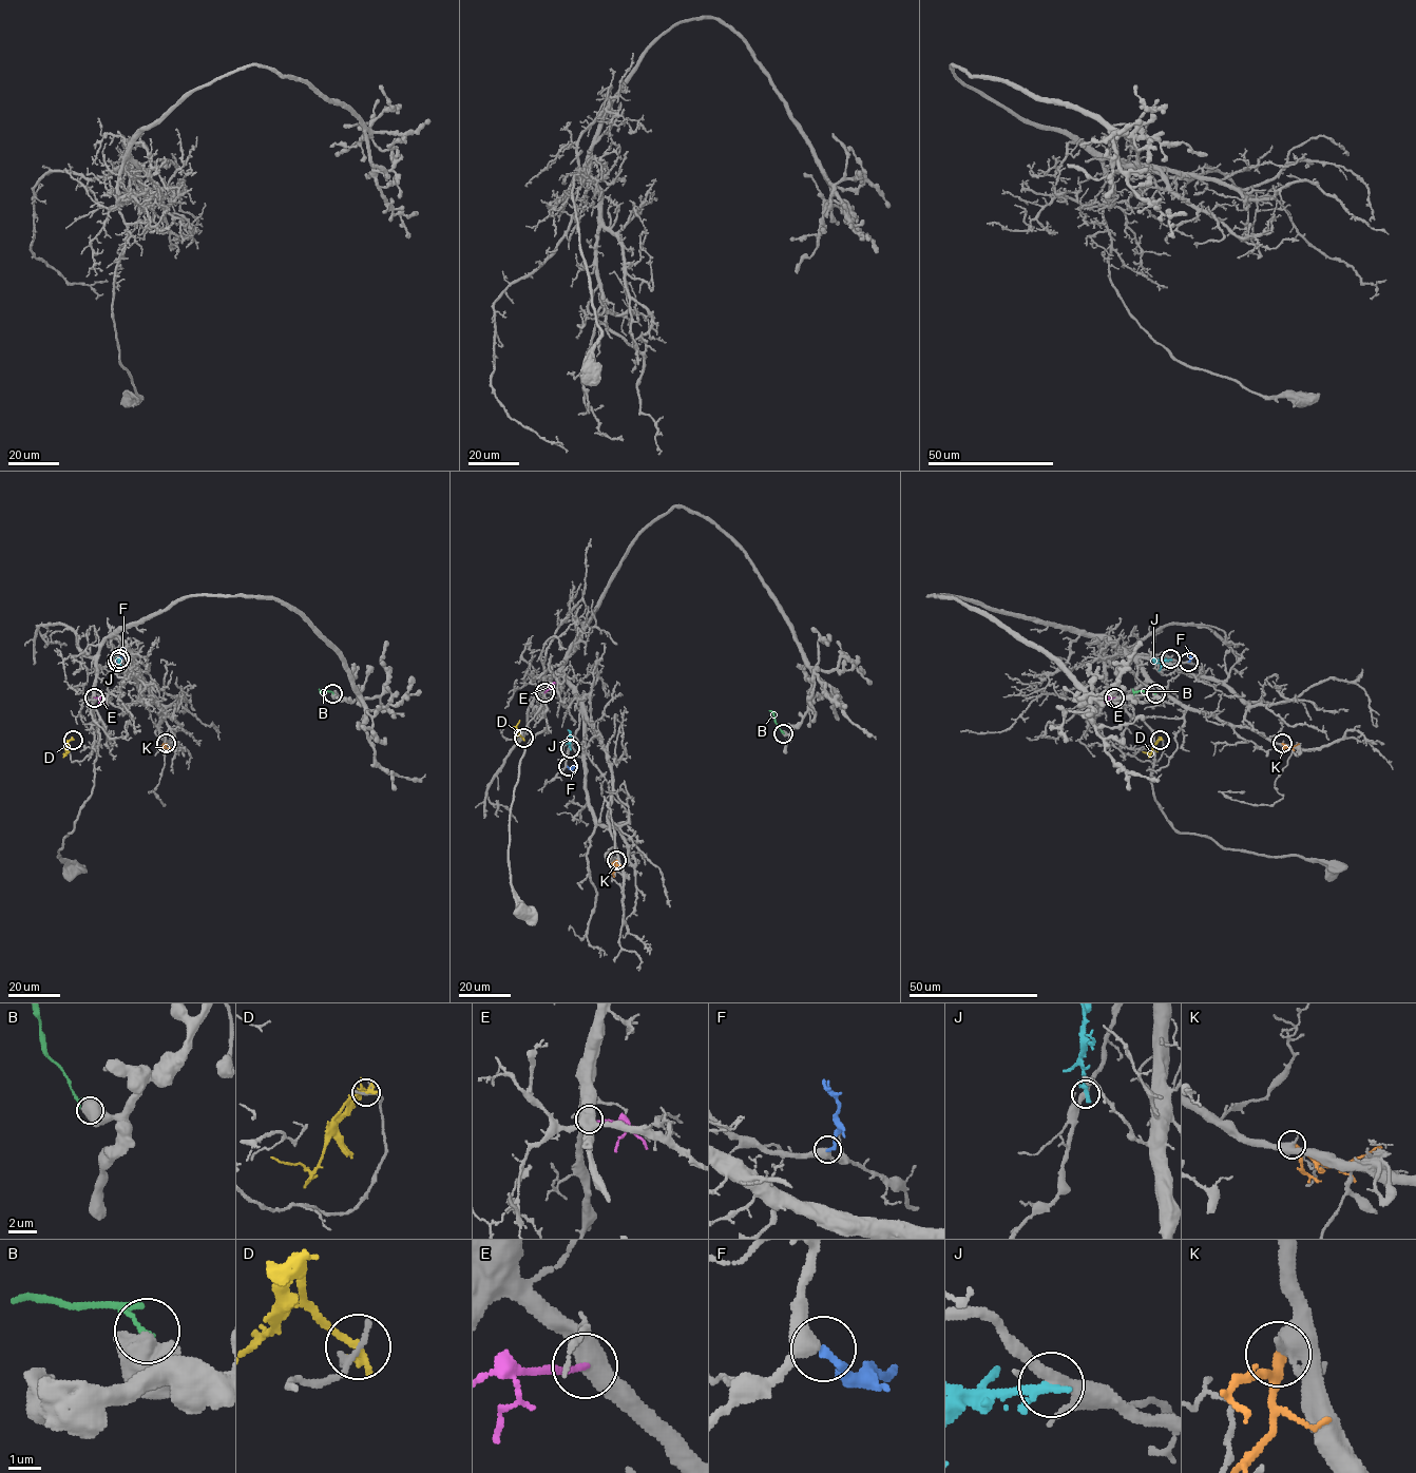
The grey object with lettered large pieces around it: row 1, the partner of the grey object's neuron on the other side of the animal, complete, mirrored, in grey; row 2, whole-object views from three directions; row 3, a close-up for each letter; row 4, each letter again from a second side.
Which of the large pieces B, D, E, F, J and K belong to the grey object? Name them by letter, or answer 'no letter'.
F

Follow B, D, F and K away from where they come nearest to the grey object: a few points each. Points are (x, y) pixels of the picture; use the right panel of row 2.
B: (1154, 693), (1133, 692), (1132, 689)
D: (1160, 740), (1149, 753), (1142, 751)
F: (1188, 661), (1190, 652), (1187, 648)
K: (1282, 743), (1292, 747), (1299, 743)

